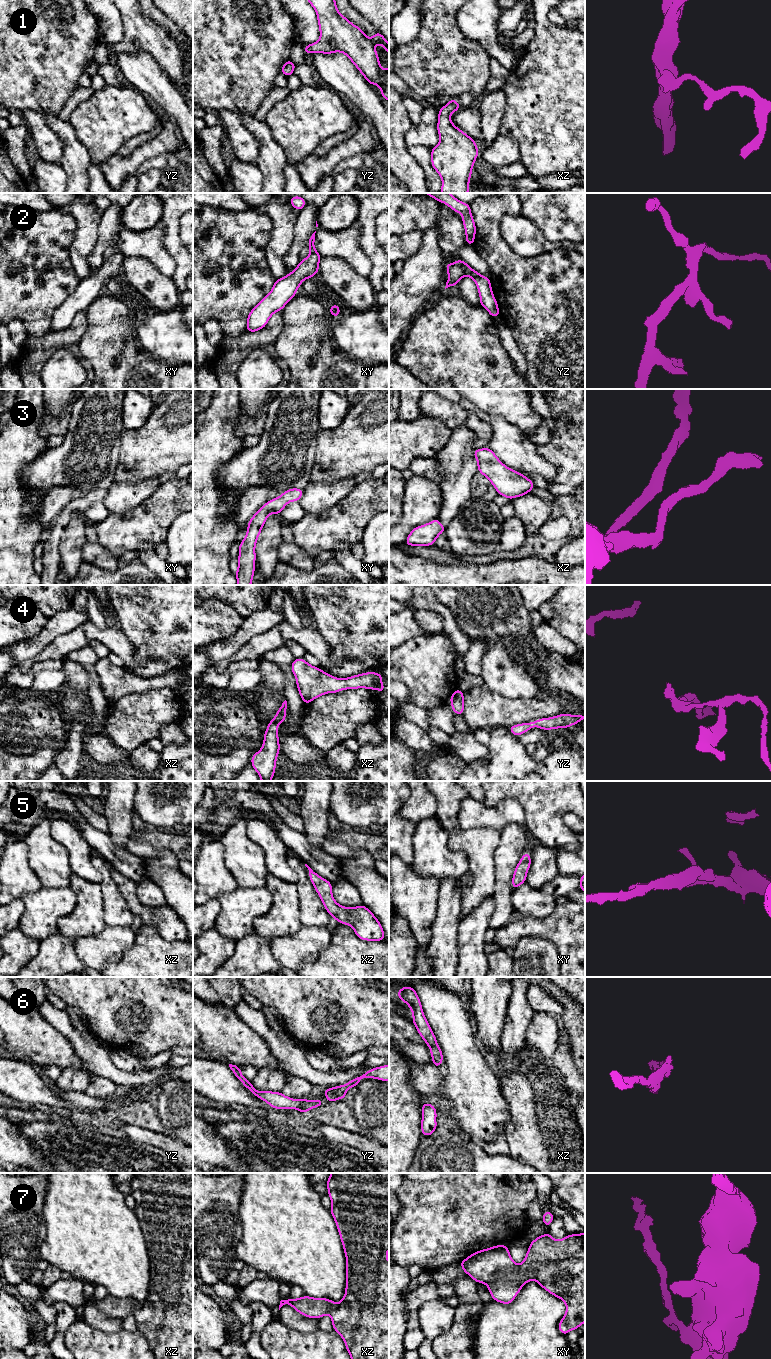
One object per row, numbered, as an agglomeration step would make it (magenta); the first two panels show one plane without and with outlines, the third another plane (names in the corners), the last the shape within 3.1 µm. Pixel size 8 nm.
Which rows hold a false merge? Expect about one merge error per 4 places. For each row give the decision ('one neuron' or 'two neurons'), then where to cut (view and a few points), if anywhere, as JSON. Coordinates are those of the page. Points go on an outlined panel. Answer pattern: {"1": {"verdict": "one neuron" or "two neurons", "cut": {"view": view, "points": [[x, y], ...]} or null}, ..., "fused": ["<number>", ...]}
{"1": {"verdict": "one neuron", "cut": null}, "2": {"verdict": "one neuron", "cut": null}, "3": {"verdict": "one neuron", "cut": null}, "4": {"verdict": "one neuron", "cut": null}, "5": {"verdict": "one neuron", "cut": null}, "6": {"verdict": "one neuron", "cut": null}, "7": {"verdict": "one neuron", "cut": null}, "fused": []}

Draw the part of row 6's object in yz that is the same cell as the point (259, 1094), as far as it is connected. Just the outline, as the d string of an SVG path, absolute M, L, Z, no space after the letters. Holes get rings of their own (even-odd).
M229 1064L233 1074L252 1094L269 1104L273 1109L296 1109L304 1114L305 1112L324 1105L321 1099L310 1101L308 1099L292 1099L282 1094L282 1092L258 1091L253 1087L253 1082L249 1082L241 1073L241 1068Z

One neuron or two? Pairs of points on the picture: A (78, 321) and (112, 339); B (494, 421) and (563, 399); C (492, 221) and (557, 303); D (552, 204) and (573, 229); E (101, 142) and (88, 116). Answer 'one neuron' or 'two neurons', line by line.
A: two neurons
B: two neurons
C: one neuron
D: one neuron
E: one neuron

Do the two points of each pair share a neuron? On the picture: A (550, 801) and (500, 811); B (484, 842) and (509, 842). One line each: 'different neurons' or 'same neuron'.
A: different neurons
B: different neurons

